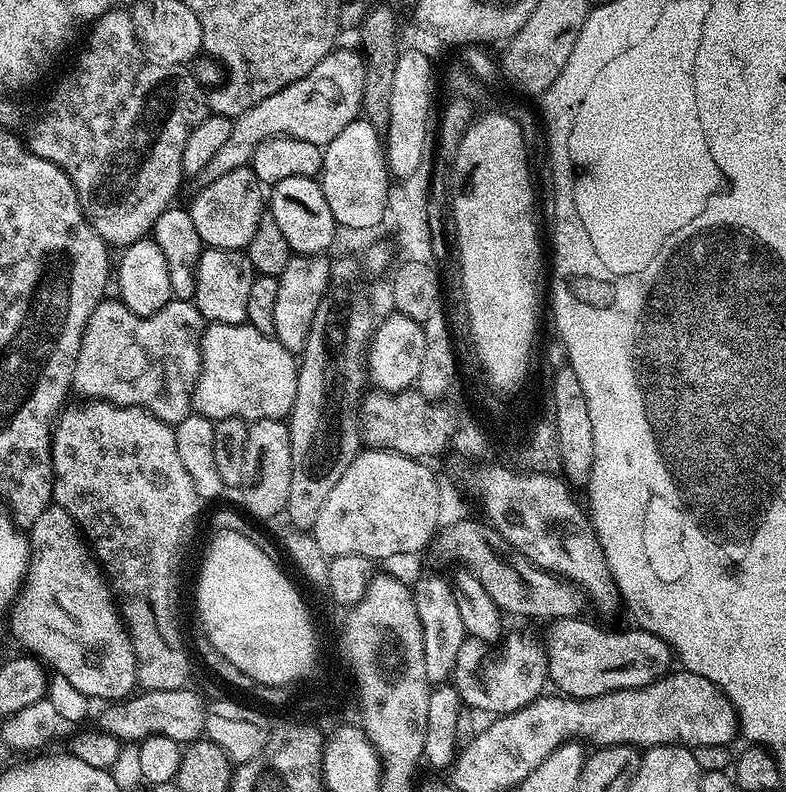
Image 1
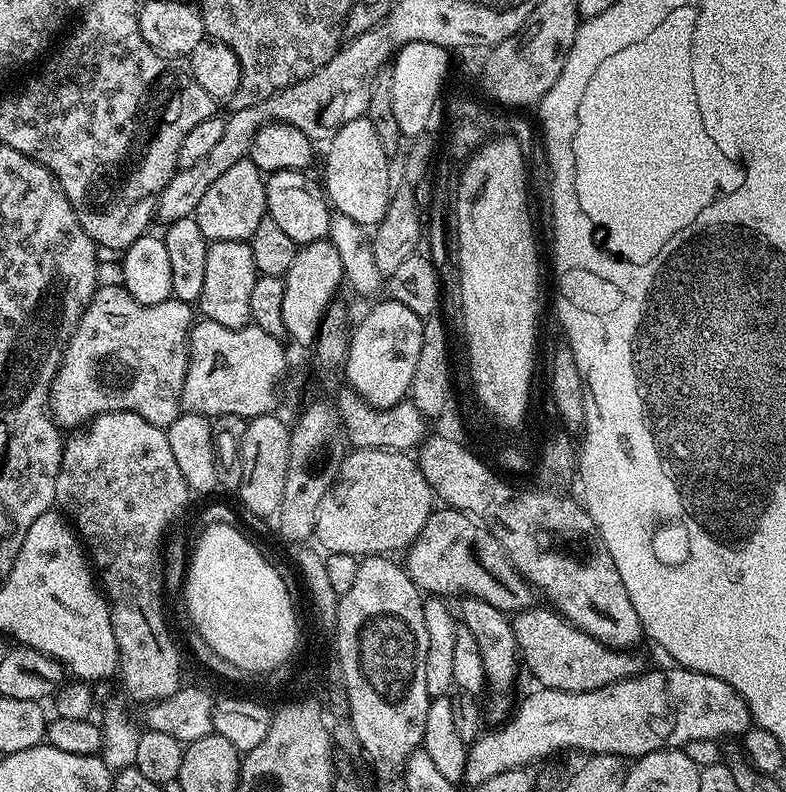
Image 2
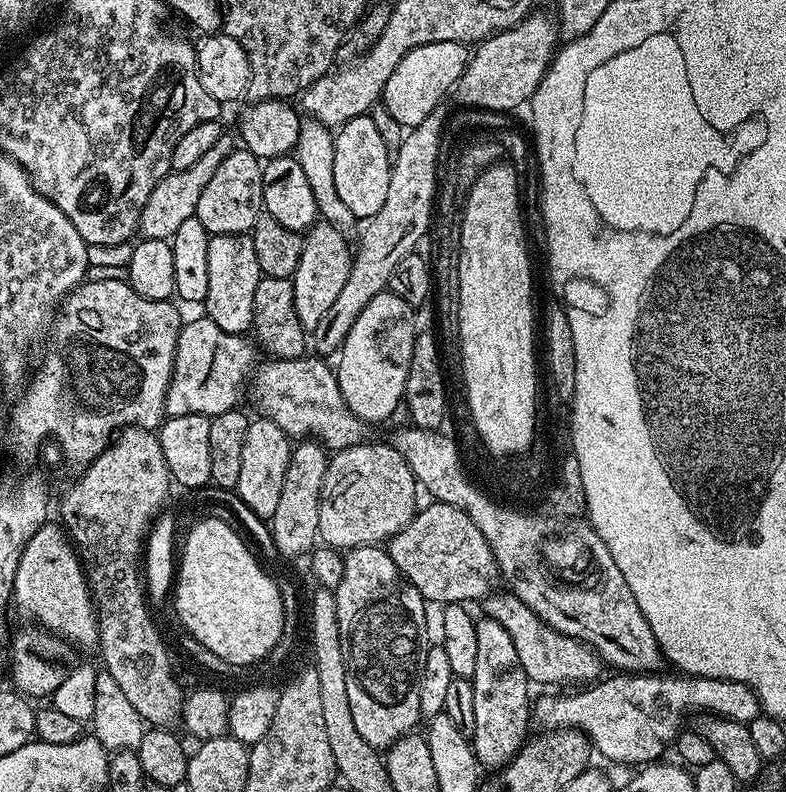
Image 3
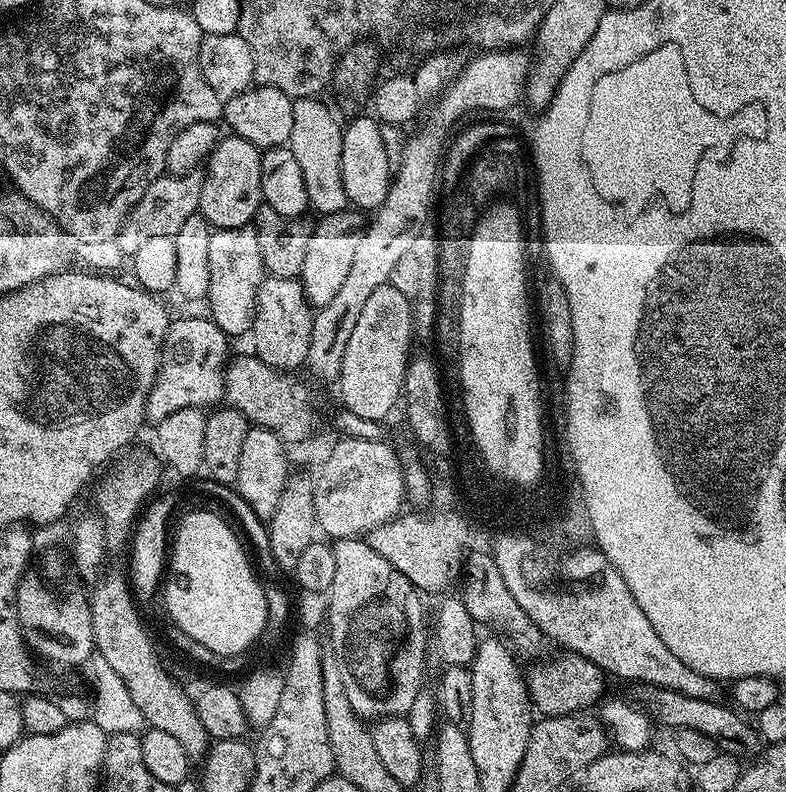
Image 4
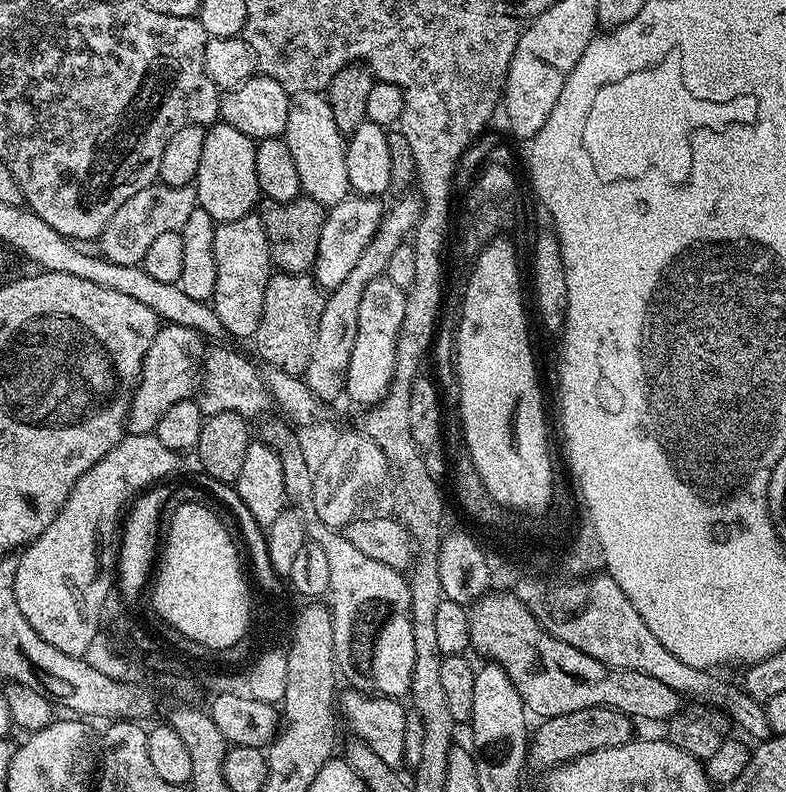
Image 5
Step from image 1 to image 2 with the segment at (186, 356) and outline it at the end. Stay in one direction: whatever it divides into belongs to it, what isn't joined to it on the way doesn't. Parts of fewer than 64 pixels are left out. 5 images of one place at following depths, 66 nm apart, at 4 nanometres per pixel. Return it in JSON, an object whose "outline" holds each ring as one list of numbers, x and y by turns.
{"outline":[[119,283,97,287,64,351,64,361,52,383,50,411,64,430,76,430,101,412,137,412,146,422,168,429,182,411,180,399,188,369,188,335,194,323,193,305,178,299,139,304]]}

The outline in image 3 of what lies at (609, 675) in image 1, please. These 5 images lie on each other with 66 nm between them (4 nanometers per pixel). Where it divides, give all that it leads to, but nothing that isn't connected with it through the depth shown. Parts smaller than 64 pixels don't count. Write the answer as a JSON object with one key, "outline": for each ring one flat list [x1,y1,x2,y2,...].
{"outline":[[497,590,490,596,485,596,482,601,484,607,483,615,487,619,498,622,510,634,511,641,514,642,514,650,518,650,518,662,522,662,522,670,526,670,529,681,536,684,576,684,572,686,588,686,601,679,602,661,597,656,591,646,583,644,582,641,576,641,566,634,559,633,551,626,544,624,542,618,530,610,524,602,520,601,512,591]]}

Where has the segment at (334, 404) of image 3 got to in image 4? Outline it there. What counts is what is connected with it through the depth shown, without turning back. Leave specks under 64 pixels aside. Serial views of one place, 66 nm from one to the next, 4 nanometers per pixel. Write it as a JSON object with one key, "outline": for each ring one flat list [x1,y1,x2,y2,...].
{"outline":[[254,354,240,356,237,360,235,357,224,370,224,400,231,407,242,410,249,425,270,429,285,445,300,444,311,438,320,416,316,413,311,390,298,377,271,368]]}

